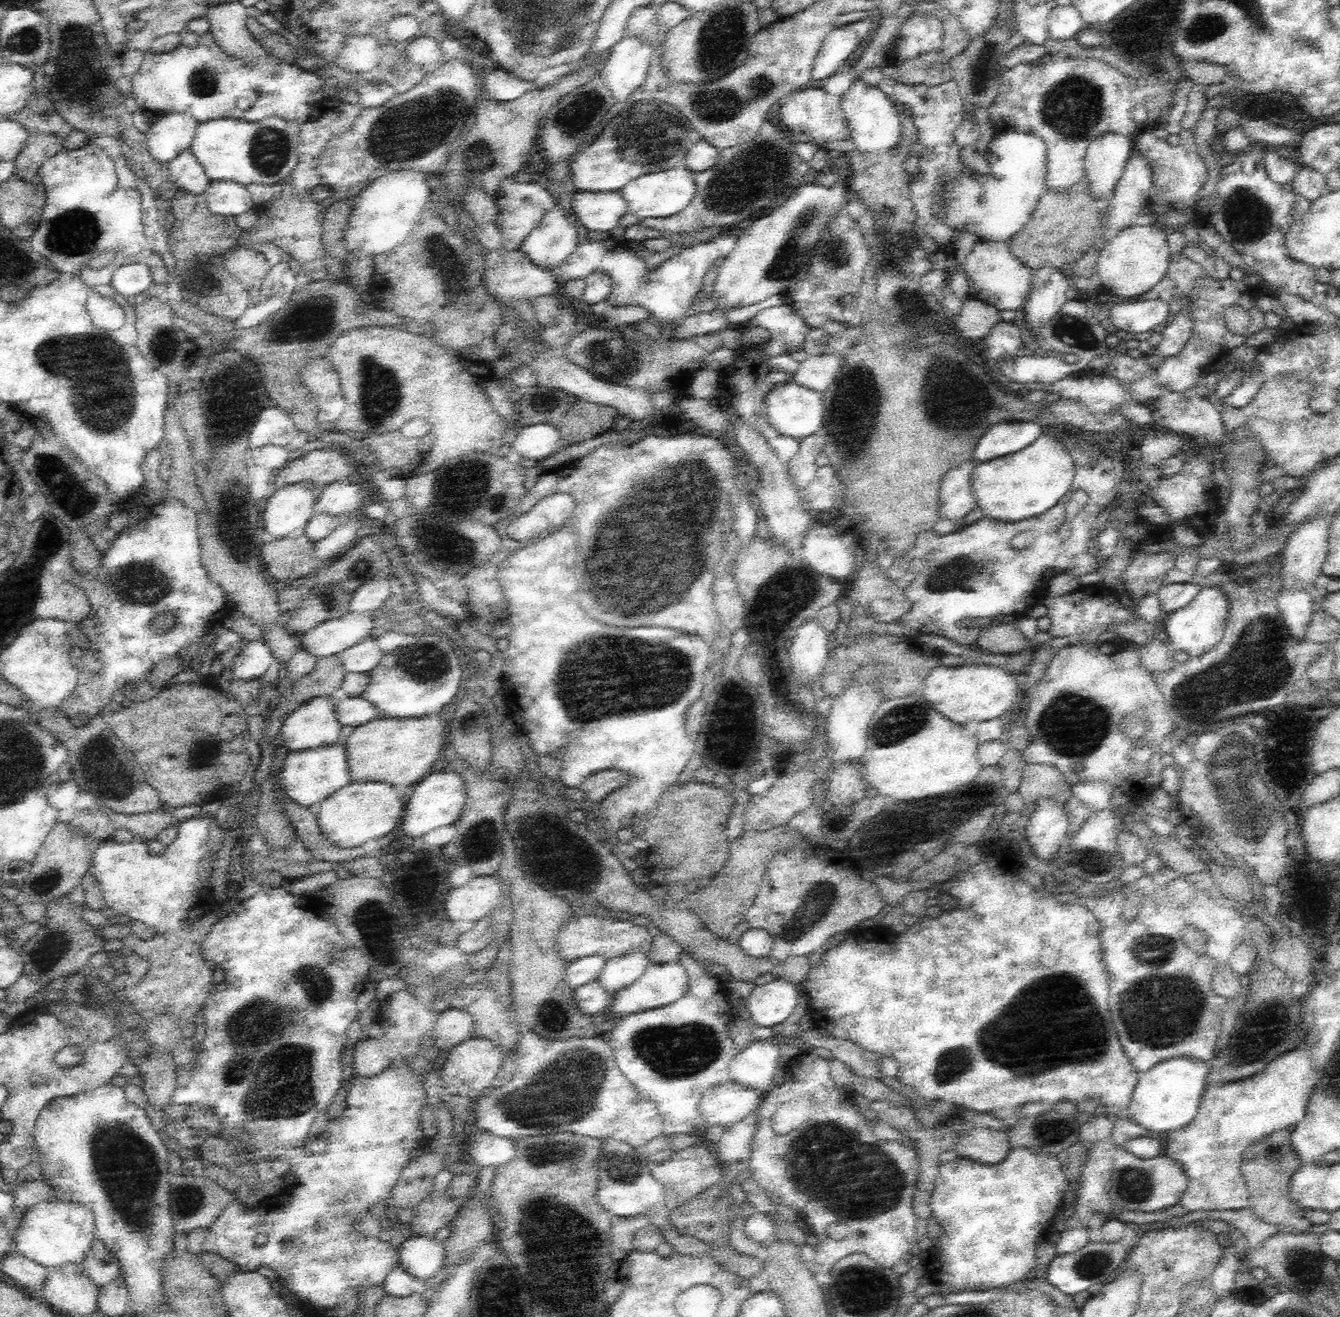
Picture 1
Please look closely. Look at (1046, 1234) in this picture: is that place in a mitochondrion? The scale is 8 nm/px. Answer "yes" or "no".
no

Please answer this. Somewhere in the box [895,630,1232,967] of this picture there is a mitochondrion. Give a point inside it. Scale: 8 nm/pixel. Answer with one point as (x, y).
(1072, 726)

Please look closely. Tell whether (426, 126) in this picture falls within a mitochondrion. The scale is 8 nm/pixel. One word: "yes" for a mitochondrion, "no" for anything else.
yes

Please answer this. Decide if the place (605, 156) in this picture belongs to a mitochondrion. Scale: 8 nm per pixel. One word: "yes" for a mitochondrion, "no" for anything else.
no

